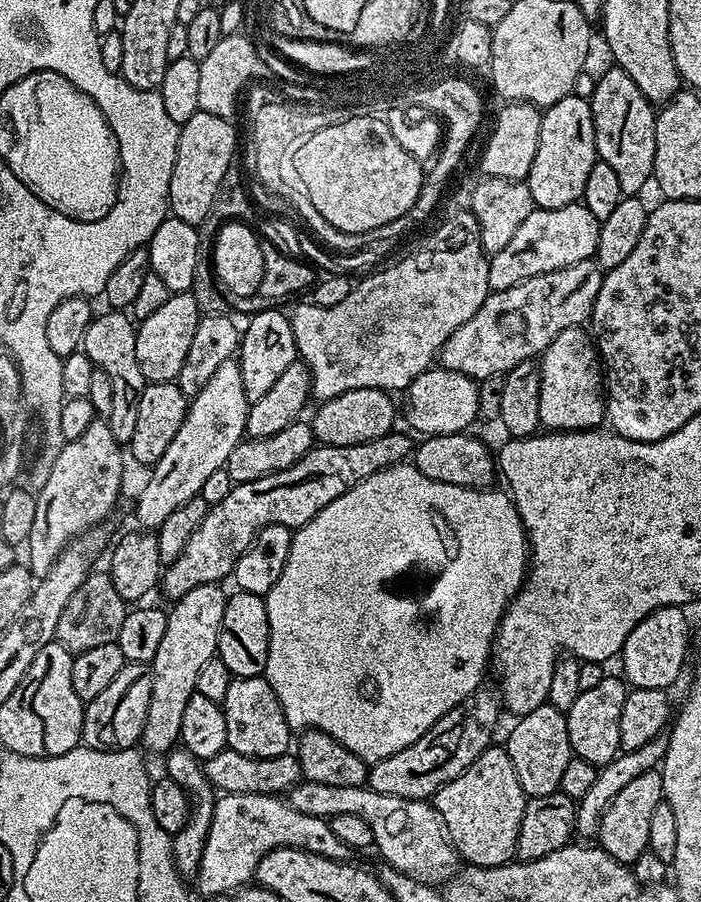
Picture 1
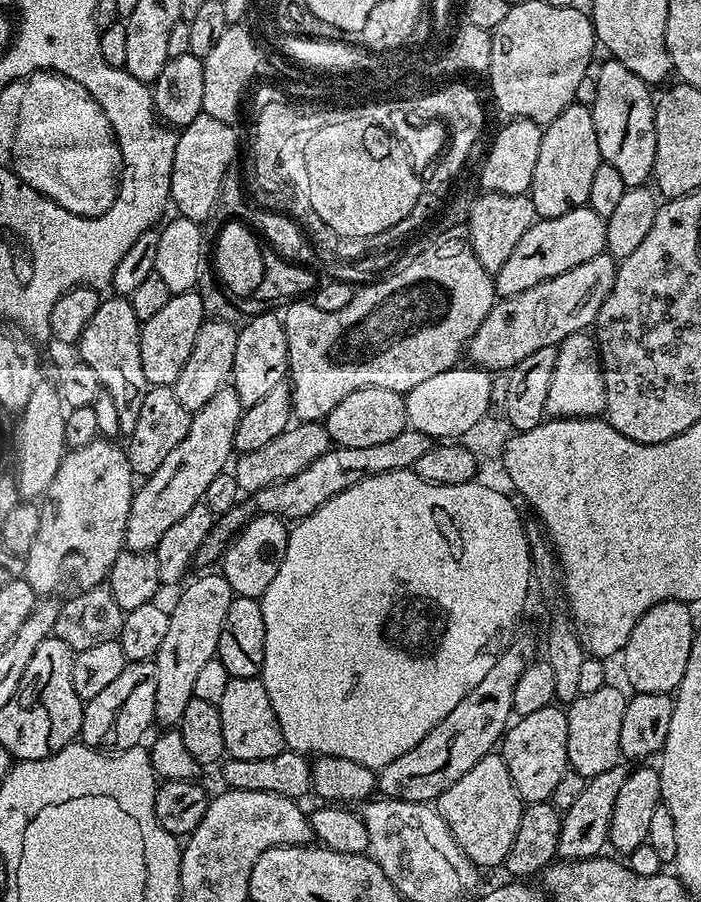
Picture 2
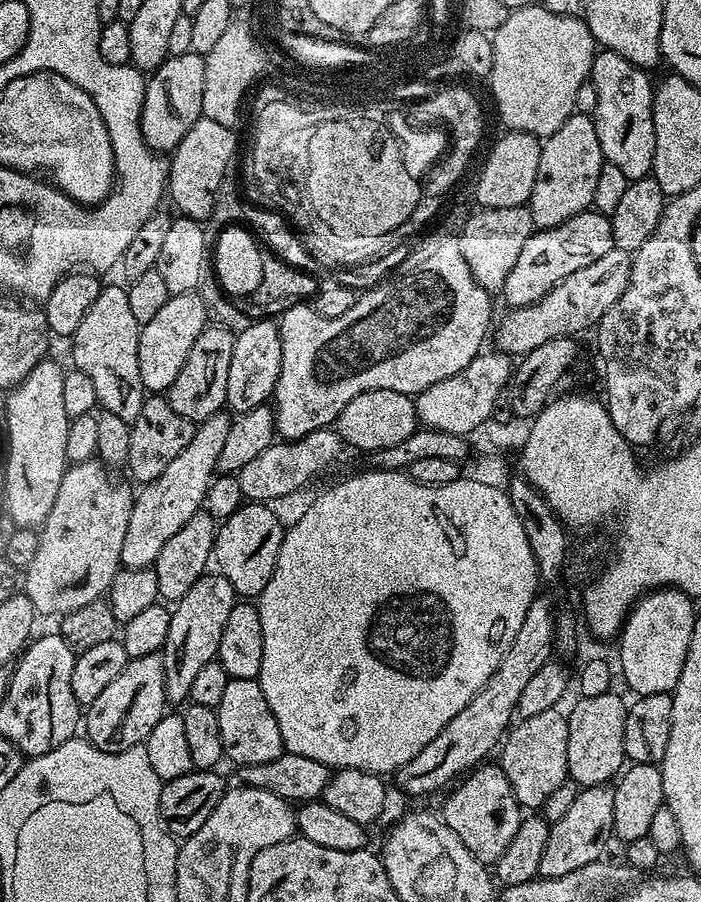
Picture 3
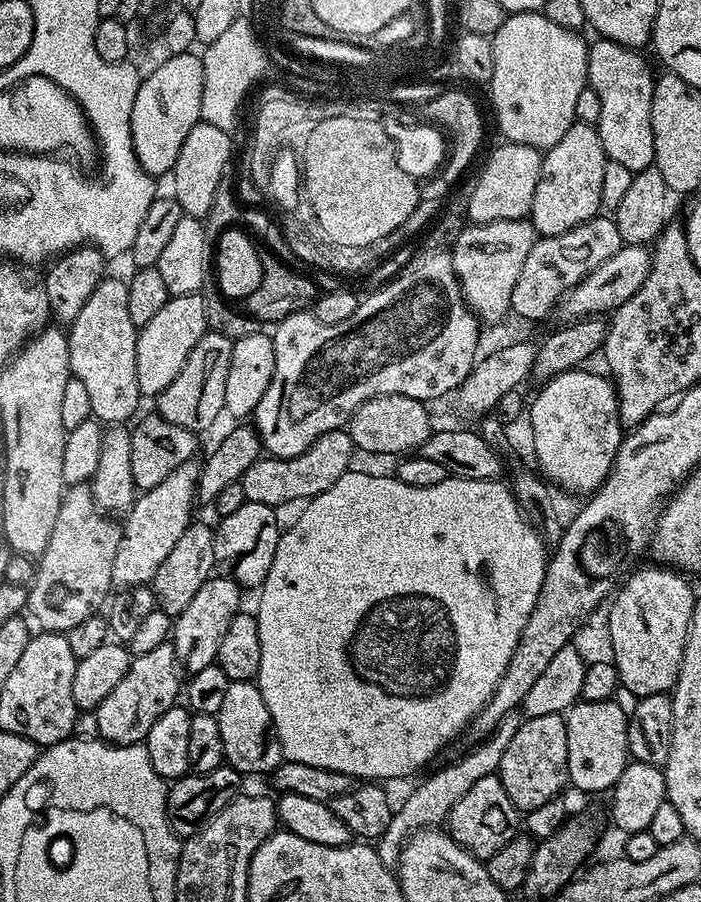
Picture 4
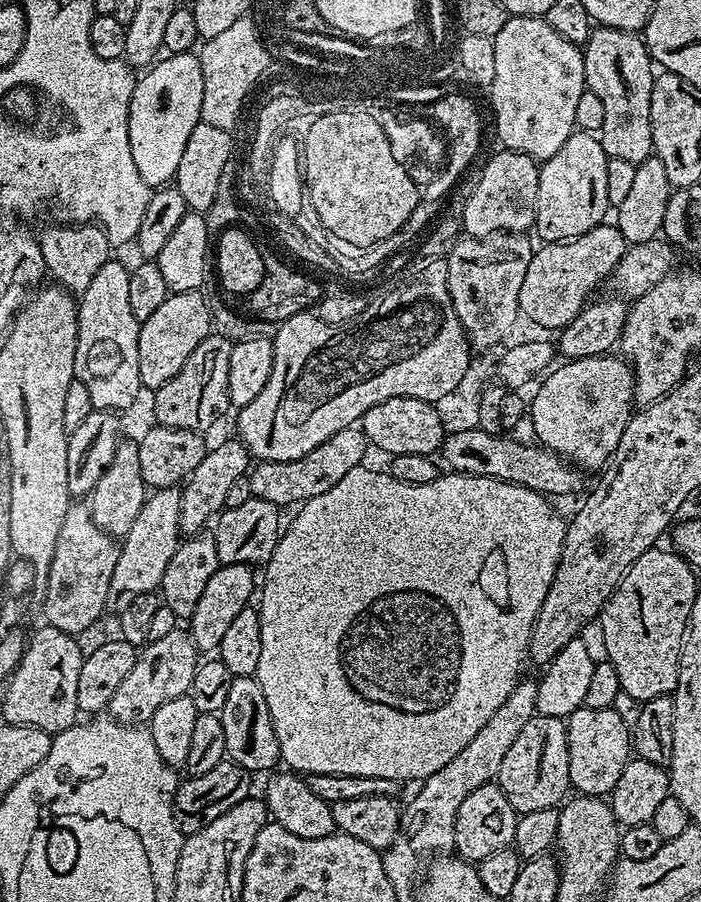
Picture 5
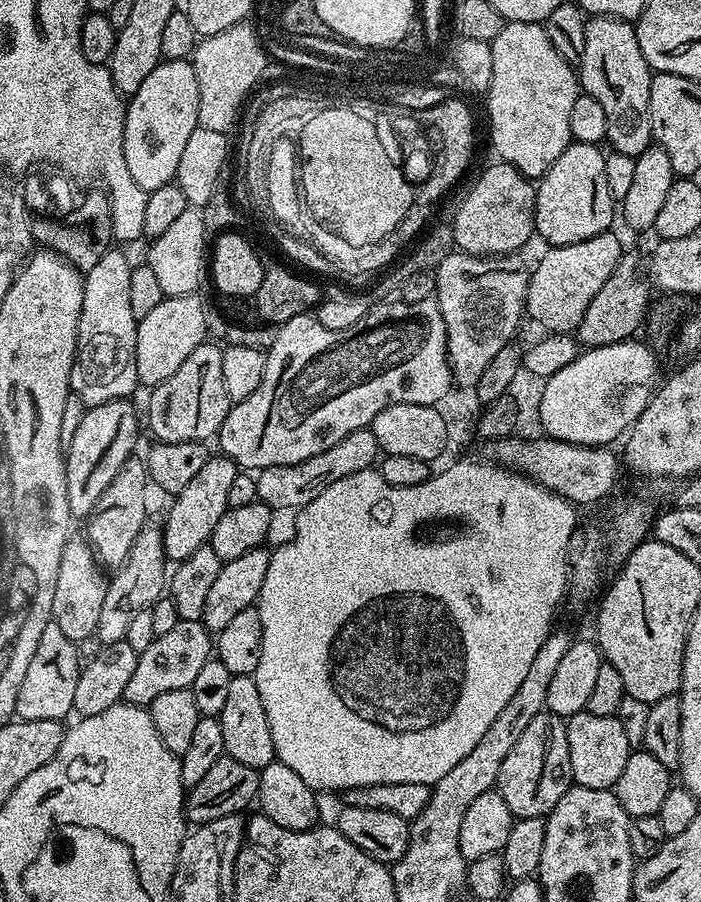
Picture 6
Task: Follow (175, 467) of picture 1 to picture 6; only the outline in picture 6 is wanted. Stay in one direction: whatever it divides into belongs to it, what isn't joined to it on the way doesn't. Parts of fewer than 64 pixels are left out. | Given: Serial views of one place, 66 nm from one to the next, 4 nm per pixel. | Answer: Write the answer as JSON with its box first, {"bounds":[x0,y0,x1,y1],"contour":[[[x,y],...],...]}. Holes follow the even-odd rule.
{"bounds":[95,526,166,645],"contour":[[[145,526],[137,537],[134,538],[133,545],[130,546],[127,559],[119,568],[111,573],[108,580],[108,589],[106,590],[106,602],[102,602],[102,614],[98,618],[98,626],[95,635],[99,636],[101,645],[113,644],[119,640],[125,639],[127,626],[130,620],[134,618],[136,611],[151,607],[156,601],[163,597],[166,592],[166,557],[164,555],[164,534],[159,527],[151,528]]]}

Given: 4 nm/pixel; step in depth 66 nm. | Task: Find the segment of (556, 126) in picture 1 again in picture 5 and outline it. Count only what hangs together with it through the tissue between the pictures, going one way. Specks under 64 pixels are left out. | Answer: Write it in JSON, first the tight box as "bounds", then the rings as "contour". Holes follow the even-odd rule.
{"bounds":[535,131,610,244],"contour":[[[573,131],[558,154],[539,165],[538,198],[536,199],[535,239],[546,244],[573,240],[605,223],[610,212],[606,194],[606,162],[599,139],[593,133]]]}

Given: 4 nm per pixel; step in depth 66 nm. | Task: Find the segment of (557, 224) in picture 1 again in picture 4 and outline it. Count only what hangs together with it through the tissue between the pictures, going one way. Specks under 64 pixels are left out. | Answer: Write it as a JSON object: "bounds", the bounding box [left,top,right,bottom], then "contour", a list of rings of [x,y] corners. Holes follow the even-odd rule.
{"bounds":[511,214,622,320],"contour":[[[597,214],[566,234],[539,237],[530,254],[526,254],[518,282],[514,282],[511,311],[517,312],[524,320],[544,320],[551,312],[553,315],[565,294],[595,268],[602,266],[606,258],[618,254],[620,247],[622,241],[618,226],[608,214]]]}

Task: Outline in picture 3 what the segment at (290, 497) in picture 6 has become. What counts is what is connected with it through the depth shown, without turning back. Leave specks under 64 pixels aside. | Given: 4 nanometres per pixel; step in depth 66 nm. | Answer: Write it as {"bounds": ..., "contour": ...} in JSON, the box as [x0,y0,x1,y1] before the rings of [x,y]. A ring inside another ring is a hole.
{"bounds":[238,427,342,502],"contour":[[[335,427],[319,428],[297,440],[274,442],[258,458],[242,466],[238,474],[242,494],[248,502],[276,502],[299,488],[304,488],[315,476],[320,476],[340,456],[342,441]]]}

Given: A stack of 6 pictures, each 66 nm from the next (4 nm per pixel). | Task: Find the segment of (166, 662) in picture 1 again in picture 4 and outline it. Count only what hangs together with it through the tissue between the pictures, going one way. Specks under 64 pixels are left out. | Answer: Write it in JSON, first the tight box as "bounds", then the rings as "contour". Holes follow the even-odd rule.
{"bounds":[170,574,242,673],"contour":[[[223,574],[213,575],[202,586],[202,590],[194,594],[186,610],[182,610],[180,615],[175,617],[171,625],[170,643],[174,646],[181,665],[189,673],[202,670],[202,666],[216,663],[218,646],[222,646],[222,634],[226,634],[226,626],[230,626],[236,613],[241,611],[240,595],[242,589],[232,577]]]}

